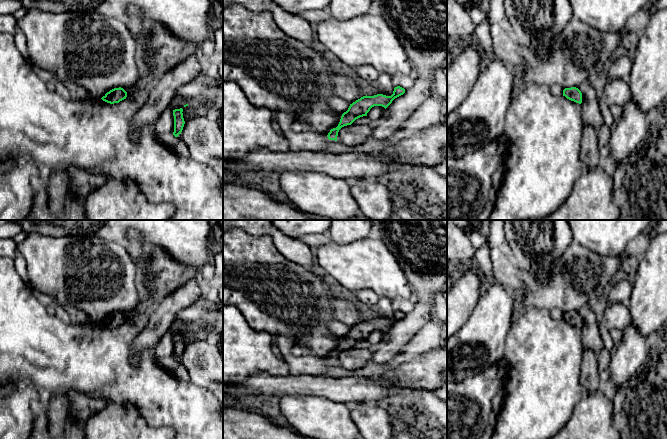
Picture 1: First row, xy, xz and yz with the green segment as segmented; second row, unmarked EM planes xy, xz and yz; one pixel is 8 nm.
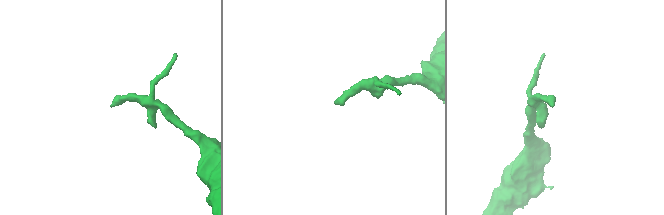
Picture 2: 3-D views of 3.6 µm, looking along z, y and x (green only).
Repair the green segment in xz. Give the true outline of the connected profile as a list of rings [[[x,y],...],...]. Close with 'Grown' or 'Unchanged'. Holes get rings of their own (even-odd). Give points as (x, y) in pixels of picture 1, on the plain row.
[[[397,310],[394,312],[391,320],[386,320],[383,318],[377,318],[374,320],[366,319],[356,324],[350,328],[348,334],[342,338],[338,350],[330,354],[327,359],[328,363],[337,365],[338,356],[342,351],[351,349],[360,341],[367,340],[367,337],[374,330],[382,330],[386,333],[395,322],[403,319],[404,317],[405,313]]]. Unchanged

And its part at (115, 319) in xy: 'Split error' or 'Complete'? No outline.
Complete

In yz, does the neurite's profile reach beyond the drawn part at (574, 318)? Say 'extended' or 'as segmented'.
as segmented

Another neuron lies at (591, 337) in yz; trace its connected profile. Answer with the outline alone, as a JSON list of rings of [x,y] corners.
[[[594,303],[585,304],[578,313],[582,317],[583,359],[580,383],[585,393],[599,390],[601,383],[596,354],[604,347],[600,335],[600,325],[594,312]]]

